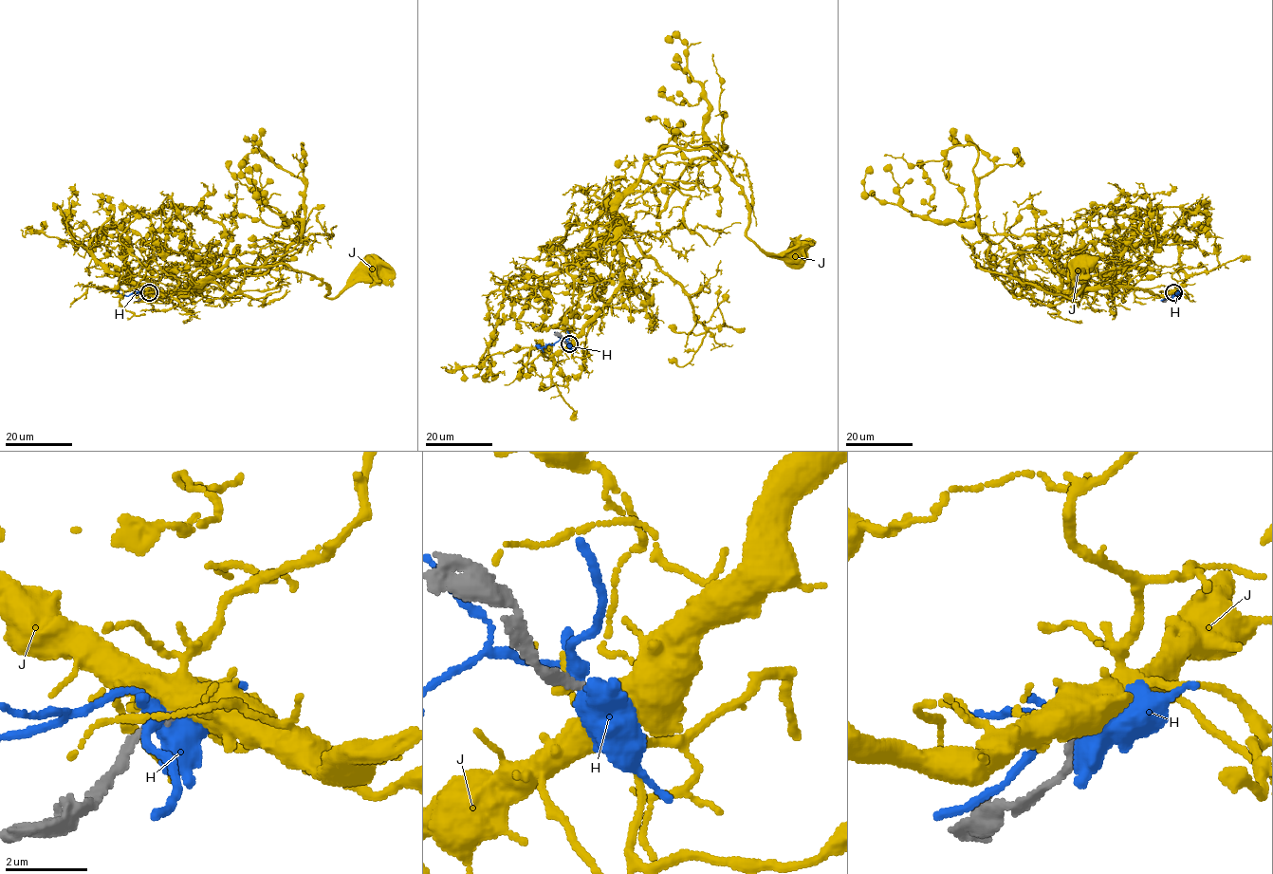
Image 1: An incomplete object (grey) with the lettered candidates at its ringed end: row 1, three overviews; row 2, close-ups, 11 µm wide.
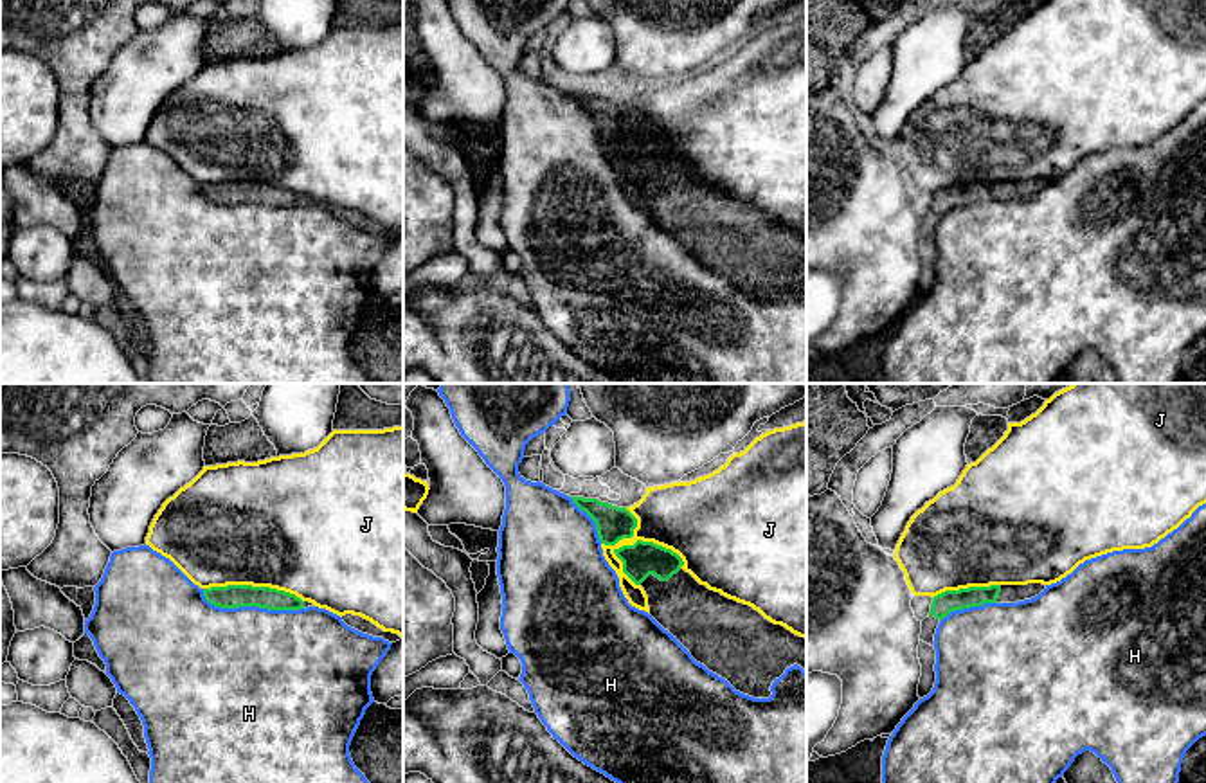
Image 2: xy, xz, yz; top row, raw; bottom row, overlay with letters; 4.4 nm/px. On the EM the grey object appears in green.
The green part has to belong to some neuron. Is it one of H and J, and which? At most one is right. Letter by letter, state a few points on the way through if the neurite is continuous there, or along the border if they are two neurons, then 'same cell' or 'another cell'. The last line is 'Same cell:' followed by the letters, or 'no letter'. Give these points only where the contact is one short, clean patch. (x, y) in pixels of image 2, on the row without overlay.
H: another cell
J: another cell
Same cell: no letter

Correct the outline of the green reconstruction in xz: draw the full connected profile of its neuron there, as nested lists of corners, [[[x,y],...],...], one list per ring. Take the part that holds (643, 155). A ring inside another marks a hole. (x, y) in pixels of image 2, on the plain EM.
[[[653,139],[614,146],[623,158],[623,169],[641,182],[648,193],[650,212],[668,227],[709,268],[725,275],[736,288],[769,295],[770,283],[787,265],[797,261],[806,270],[806,236],[781,221],[765,216],[749,202],[738,200],[700,182],[682,166],[682,155]]]

